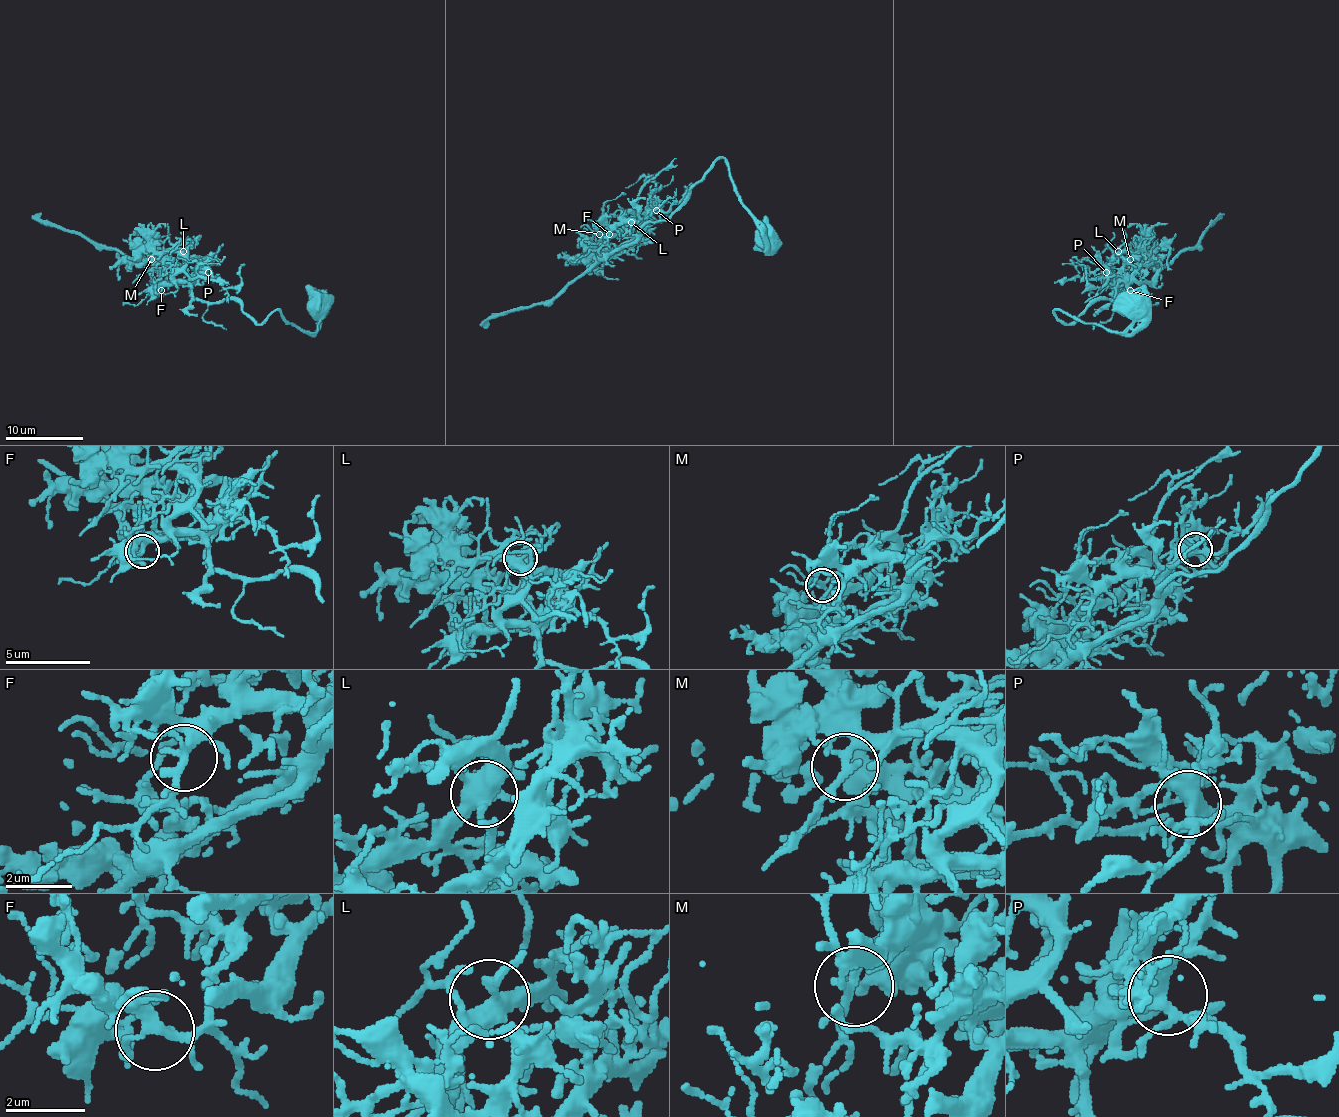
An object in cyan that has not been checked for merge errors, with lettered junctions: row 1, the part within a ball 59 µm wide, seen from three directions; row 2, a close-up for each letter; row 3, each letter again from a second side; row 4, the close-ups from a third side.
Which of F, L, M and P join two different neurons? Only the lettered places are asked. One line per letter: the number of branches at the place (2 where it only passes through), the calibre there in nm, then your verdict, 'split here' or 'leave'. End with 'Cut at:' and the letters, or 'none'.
F: branches 4; calibre 240 nm; leave
L: branches 6; calibre 440 nm; leave
M: branches 3; calibre 190 nm; leave
P: branches 7; calibre 440 nm; leave
Cut at: none

